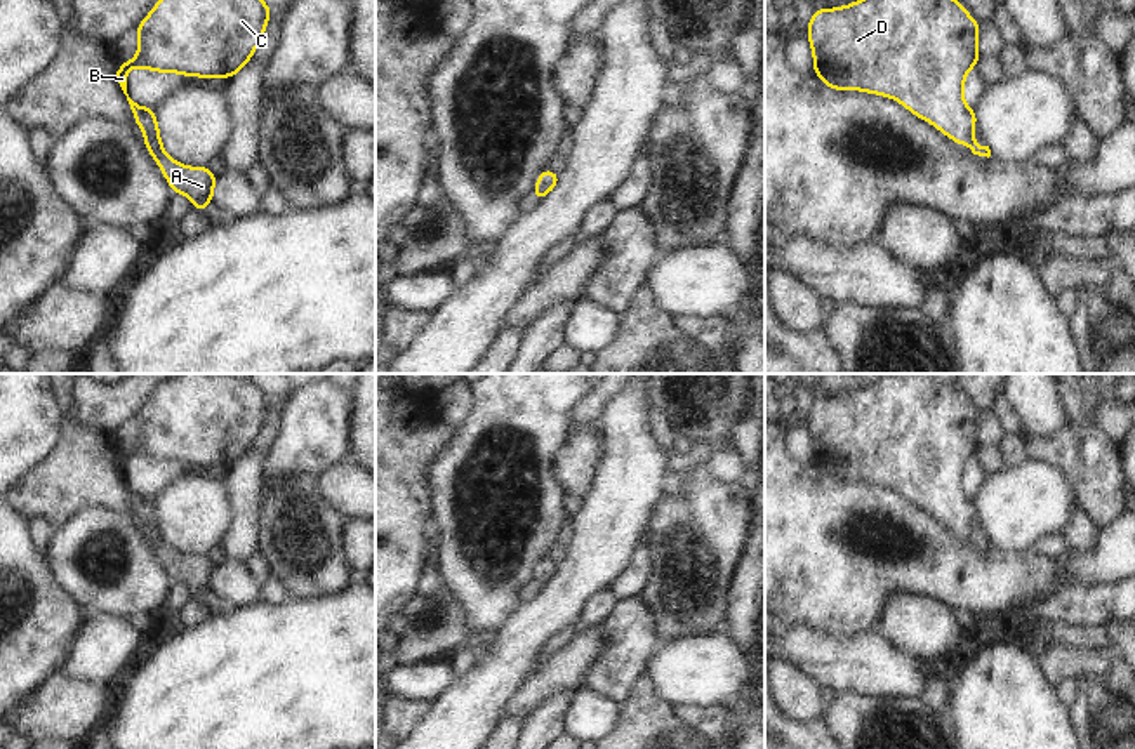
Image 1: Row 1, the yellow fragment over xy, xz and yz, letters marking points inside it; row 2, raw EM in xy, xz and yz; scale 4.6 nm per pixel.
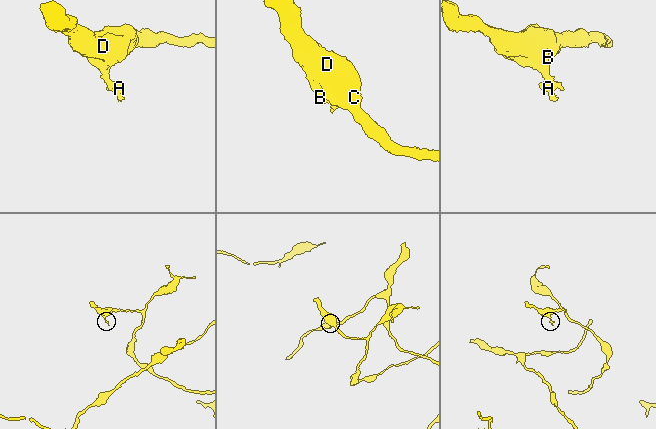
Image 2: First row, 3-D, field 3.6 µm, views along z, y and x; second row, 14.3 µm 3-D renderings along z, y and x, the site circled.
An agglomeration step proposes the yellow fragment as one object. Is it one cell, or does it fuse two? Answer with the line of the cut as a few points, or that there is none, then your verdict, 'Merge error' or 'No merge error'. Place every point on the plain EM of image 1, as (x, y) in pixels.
Split along xy (145, 529), (164, 544). Merge error.

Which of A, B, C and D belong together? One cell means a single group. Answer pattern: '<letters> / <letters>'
A / B C D

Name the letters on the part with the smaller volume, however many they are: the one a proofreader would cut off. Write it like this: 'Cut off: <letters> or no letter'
Cut off: A.

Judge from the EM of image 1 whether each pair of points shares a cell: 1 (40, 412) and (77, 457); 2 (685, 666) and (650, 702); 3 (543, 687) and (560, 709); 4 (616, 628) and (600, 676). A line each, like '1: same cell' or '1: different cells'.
1: different cells
2: different cells
3: different cells
4: same cell

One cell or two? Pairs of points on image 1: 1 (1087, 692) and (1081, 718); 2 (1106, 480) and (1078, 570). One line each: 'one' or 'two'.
1: one
2: two

